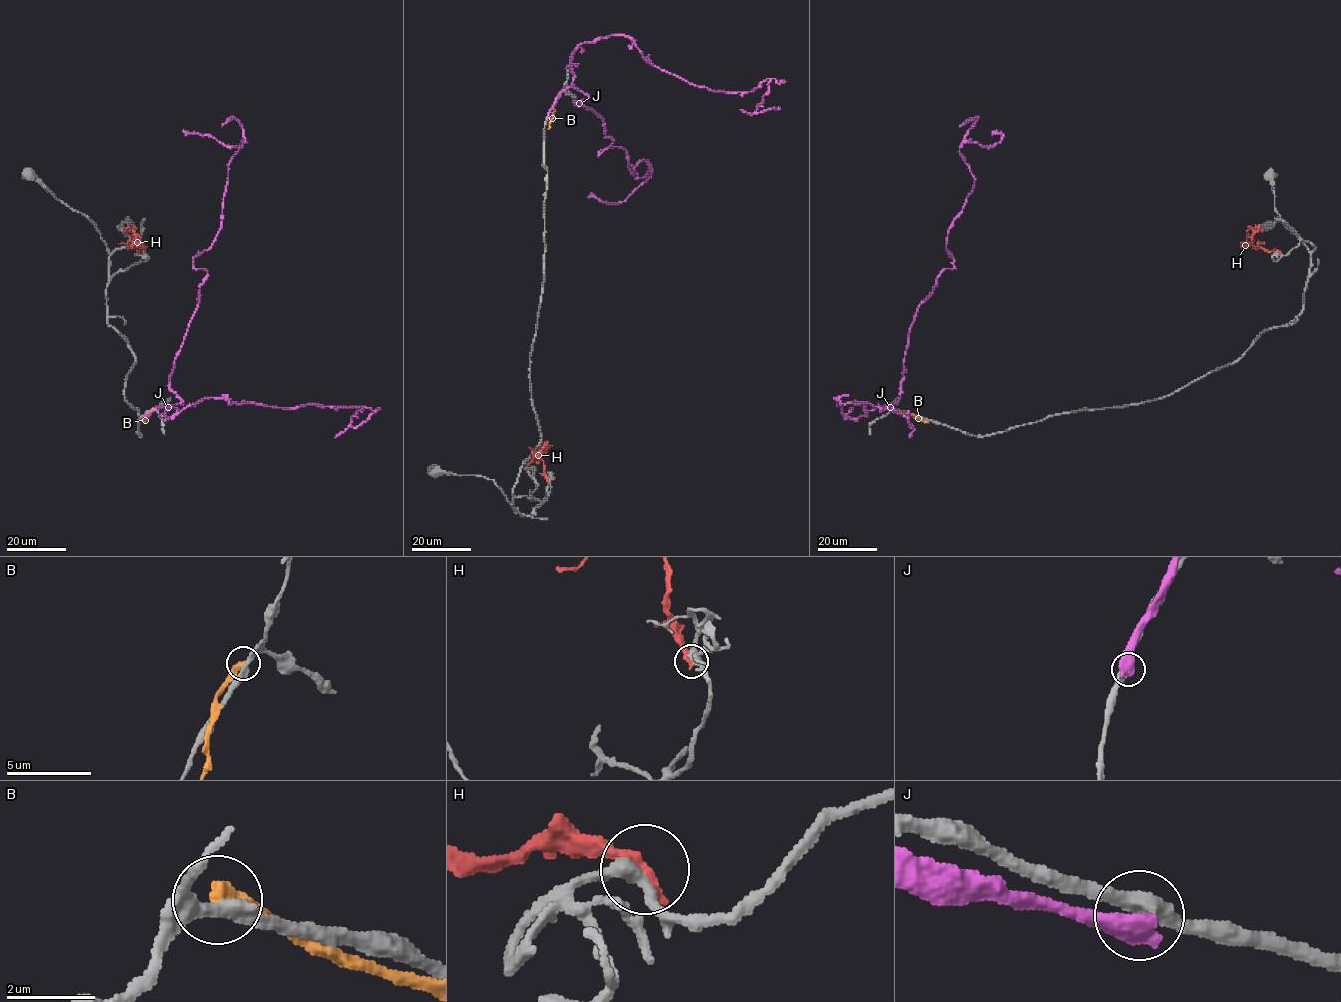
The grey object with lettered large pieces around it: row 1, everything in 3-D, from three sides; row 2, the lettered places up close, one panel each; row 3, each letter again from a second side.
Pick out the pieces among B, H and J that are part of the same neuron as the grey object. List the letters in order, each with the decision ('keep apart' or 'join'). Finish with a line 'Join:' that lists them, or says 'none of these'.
B: keep apart
H: keep apart
J: keep apart
Join: none of these

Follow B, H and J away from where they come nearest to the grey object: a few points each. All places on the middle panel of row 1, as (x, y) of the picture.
B: (560, 93), (549, 128)
H: (548, 481), (543, 462), (537, 455), (544, 452), (532, 458), (528, 447)
J: (549, 117), (577, 88), (613, 141), (598, 154), (623, 148), (633, 175), (651, 167), (617, 204), (588, 197)

